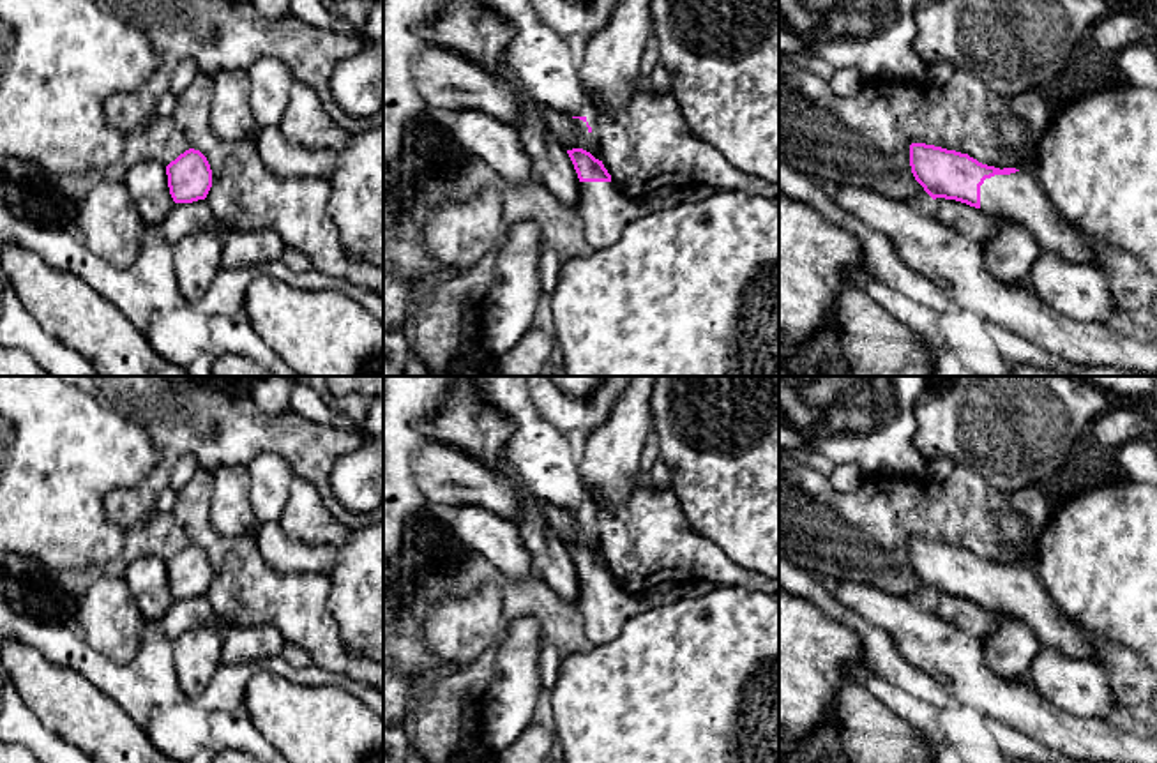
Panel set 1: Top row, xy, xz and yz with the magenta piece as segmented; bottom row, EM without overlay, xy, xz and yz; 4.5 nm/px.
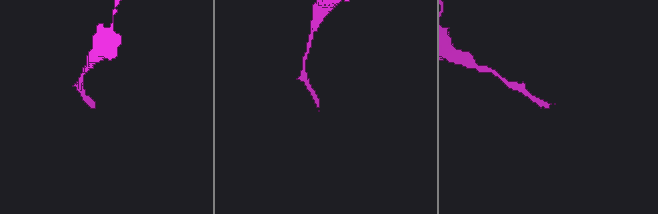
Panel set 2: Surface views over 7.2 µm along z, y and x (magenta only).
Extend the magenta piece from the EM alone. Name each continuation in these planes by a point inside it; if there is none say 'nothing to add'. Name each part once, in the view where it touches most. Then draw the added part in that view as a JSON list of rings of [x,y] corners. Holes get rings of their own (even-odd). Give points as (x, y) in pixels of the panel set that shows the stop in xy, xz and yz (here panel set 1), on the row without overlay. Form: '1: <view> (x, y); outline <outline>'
1: yz (1018, 592); outline [[[1033,563],[994,570],[980,581],[980,606],[1028,625],[1040,645],[1060,650],[1070,659],[1100,661],[1100,650],[1069,620],[1047,595]]]

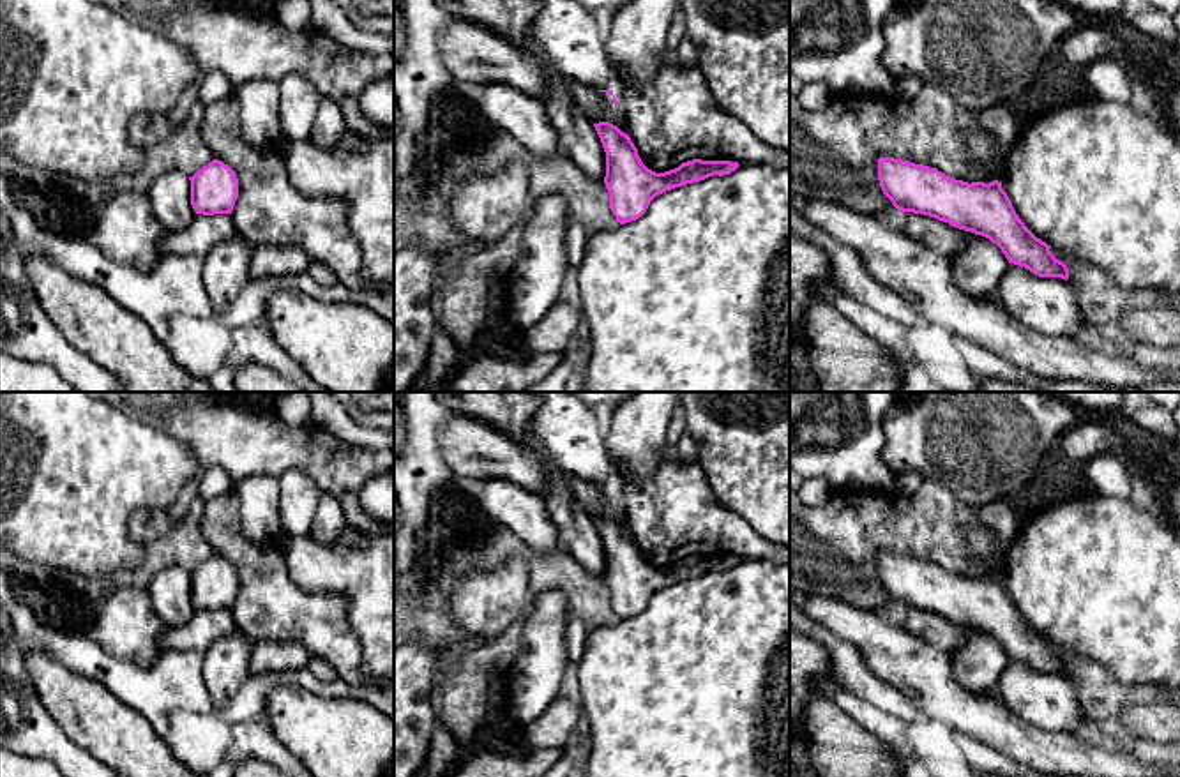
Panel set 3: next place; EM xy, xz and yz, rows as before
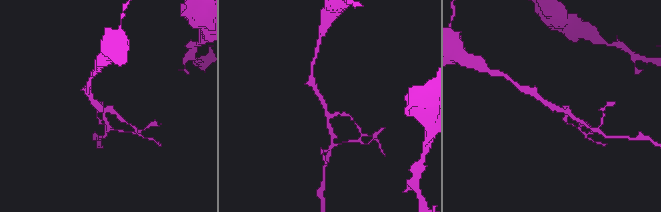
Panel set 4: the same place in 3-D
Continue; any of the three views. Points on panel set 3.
nothing to add

